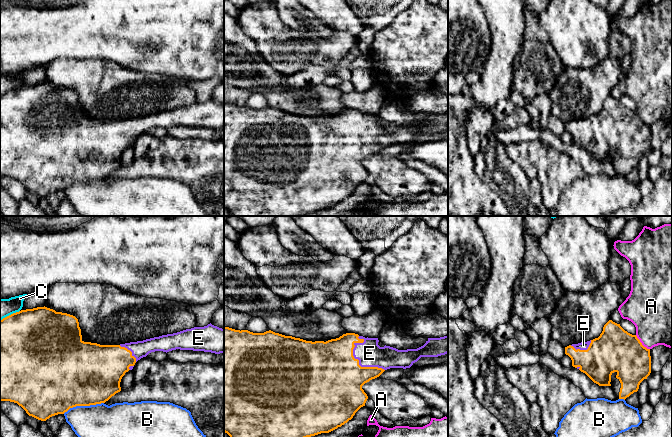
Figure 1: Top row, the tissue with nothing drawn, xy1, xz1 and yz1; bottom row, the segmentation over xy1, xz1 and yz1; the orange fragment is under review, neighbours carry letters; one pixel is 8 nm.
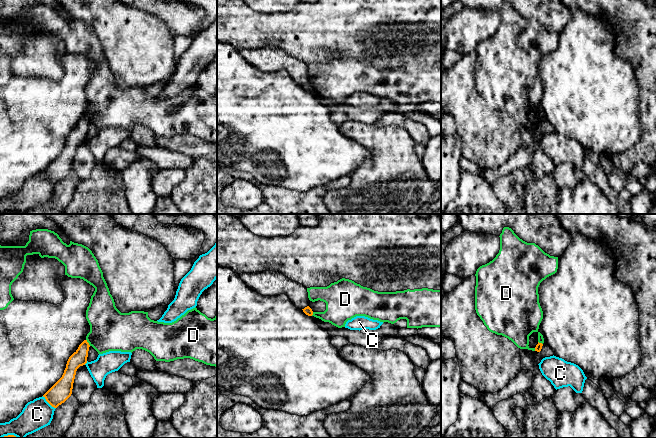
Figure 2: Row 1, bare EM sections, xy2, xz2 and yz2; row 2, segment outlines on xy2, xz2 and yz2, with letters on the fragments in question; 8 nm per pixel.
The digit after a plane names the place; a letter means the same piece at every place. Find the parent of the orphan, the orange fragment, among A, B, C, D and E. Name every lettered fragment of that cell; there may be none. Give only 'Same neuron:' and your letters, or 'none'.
Same neuron: E

